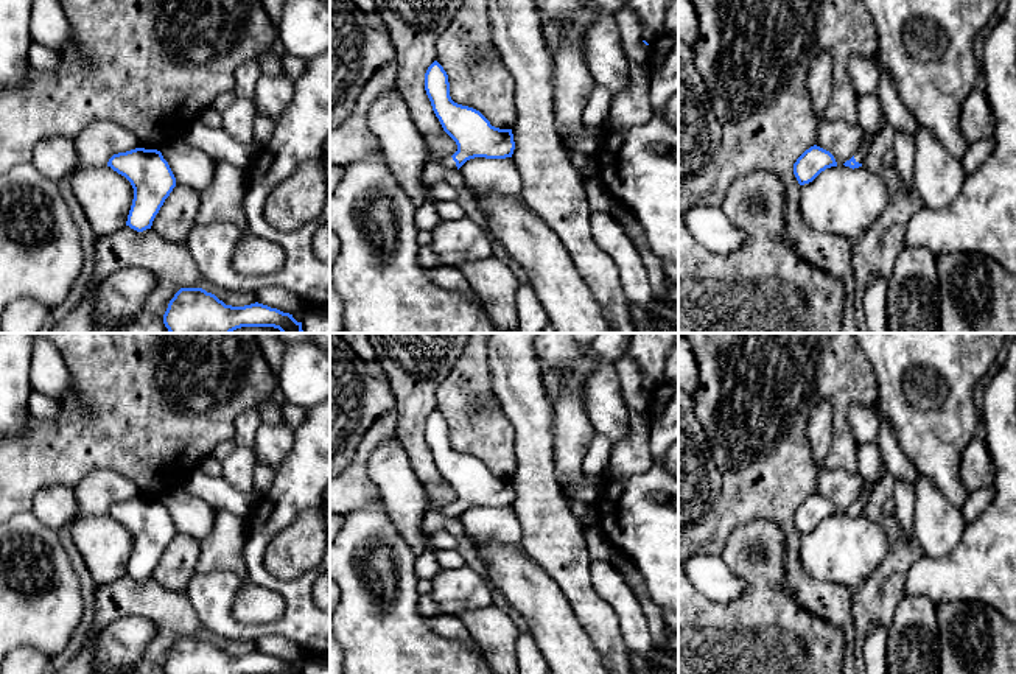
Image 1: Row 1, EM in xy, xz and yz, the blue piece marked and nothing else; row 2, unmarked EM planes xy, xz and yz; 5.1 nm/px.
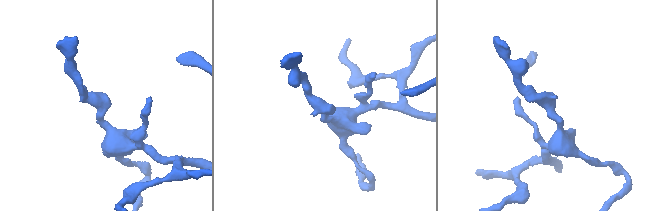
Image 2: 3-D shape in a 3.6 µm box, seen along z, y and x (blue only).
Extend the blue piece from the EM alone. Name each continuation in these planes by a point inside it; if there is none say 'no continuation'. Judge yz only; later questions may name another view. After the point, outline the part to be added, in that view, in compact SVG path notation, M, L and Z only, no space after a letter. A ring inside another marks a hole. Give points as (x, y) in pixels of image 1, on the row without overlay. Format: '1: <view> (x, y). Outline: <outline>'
1: yz (870, 486). Outline: M865 481L864 492L854 503L856 511L859 511L859 512L864 511L864 507L867 506L873 490L878 487L879 483L881 481Z

